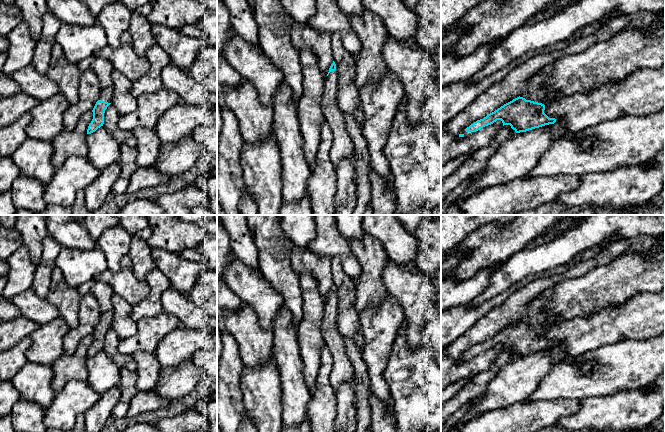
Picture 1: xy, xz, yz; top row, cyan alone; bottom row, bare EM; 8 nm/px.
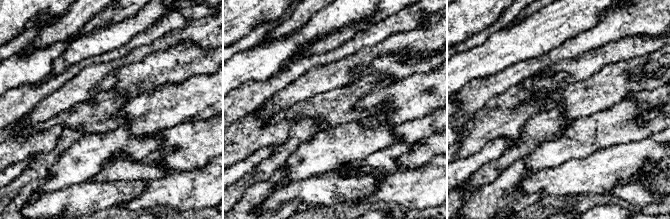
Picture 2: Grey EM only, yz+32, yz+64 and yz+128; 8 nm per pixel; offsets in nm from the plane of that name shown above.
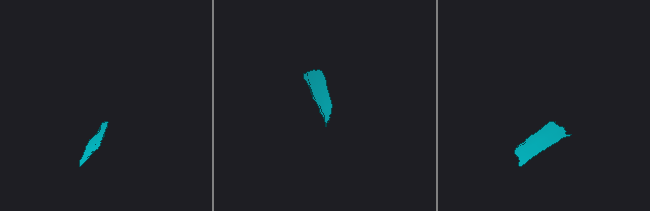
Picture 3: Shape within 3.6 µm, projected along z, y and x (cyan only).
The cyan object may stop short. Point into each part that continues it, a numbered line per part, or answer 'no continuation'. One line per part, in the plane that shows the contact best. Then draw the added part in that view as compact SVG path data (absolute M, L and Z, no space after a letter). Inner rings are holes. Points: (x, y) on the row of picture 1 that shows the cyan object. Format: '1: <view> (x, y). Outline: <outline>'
1: xy (106, 94). Outline: M112 85L102 89L99 100L111 103L113 92L114 92L114 89Z

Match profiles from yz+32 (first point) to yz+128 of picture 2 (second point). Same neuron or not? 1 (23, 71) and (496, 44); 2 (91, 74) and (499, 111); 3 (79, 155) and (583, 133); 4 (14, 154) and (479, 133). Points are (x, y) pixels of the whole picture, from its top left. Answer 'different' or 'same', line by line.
1: same
2: different
3: same
4: same

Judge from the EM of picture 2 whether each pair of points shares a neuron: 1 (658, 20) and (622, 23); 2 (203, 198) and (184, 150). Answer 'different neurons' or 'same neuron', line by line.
1: same neuron
2: different neurons

